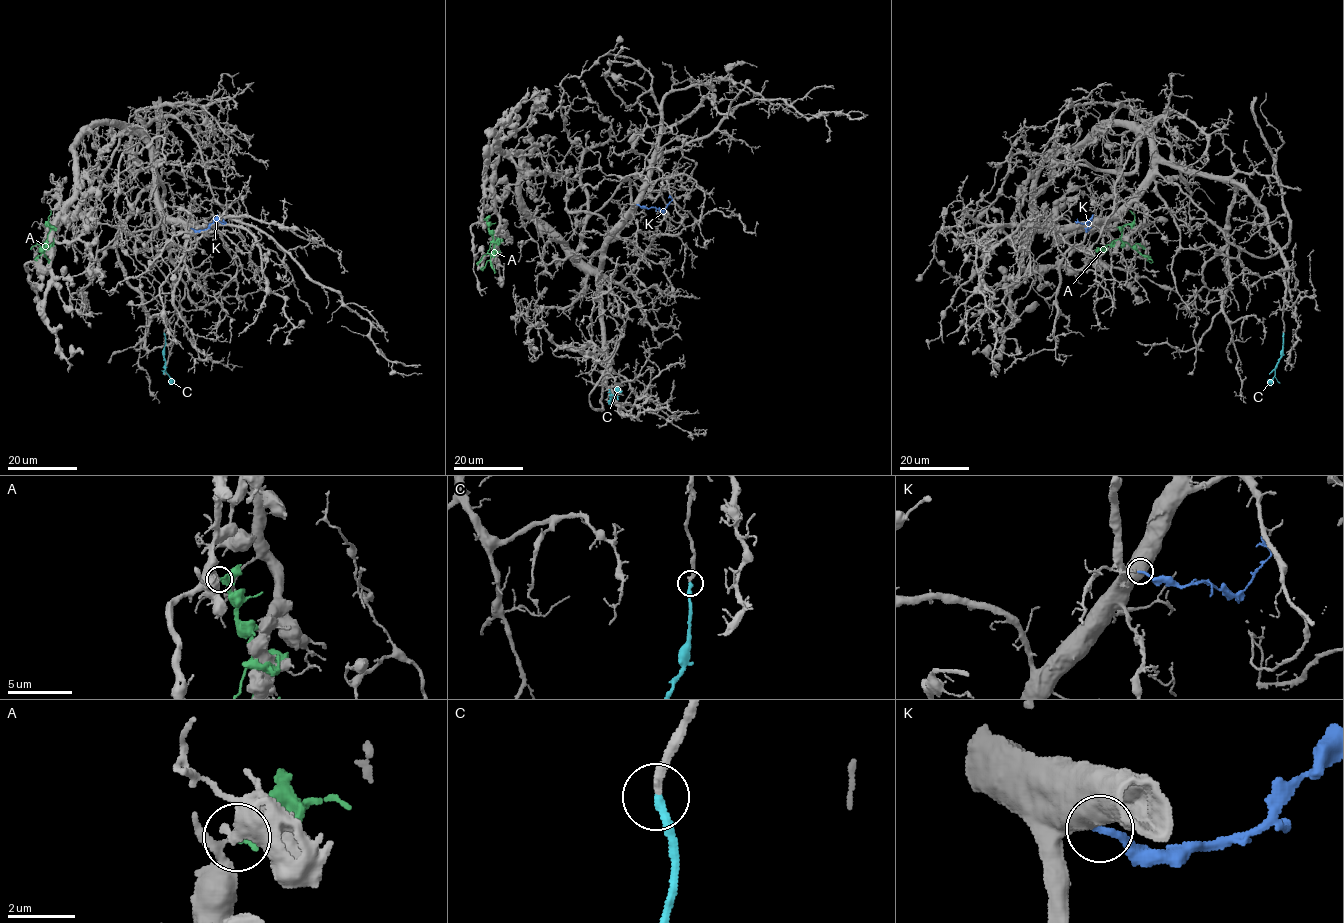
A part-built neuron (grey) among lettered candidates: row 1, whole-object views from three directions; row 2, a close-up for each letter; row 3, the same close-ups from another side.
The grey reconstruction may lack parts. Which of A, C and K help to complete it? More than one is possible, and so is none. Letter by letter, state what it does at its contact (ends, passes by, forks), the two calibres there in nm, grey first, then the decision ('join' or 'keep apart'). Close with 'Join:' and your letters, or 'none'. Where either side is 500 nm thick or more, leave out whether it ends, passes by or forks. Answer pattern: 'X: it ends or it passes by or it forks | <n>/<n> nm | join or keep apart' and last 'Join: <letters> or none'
A: it ends | 200/320 nm | keep apart
C: it ends | 280/280 nm | join
K: 900/200 nm | keep apart
Join: C

